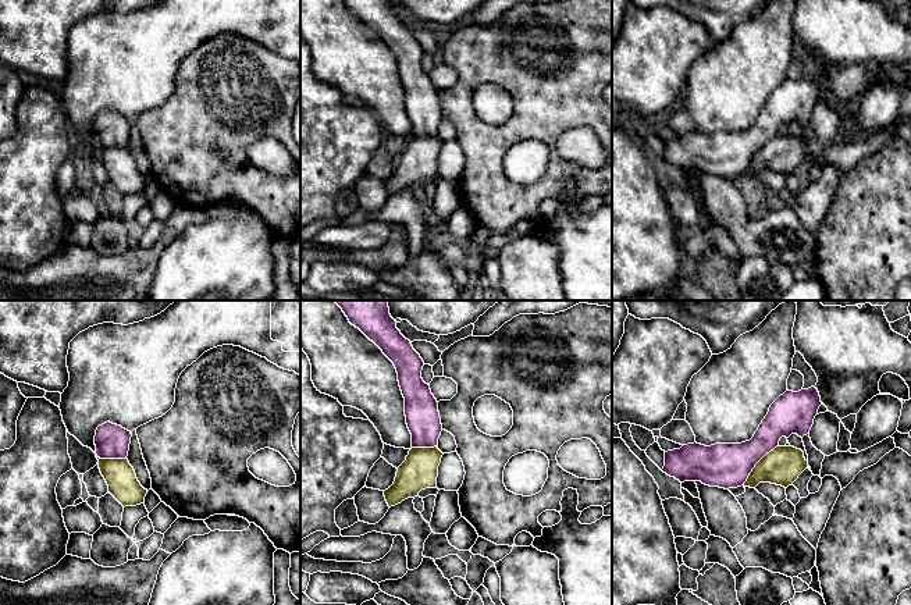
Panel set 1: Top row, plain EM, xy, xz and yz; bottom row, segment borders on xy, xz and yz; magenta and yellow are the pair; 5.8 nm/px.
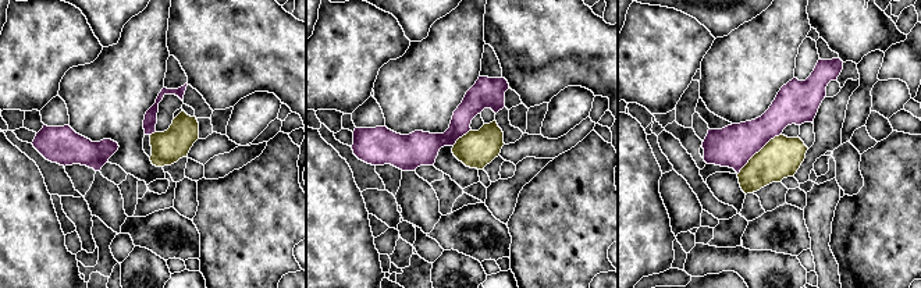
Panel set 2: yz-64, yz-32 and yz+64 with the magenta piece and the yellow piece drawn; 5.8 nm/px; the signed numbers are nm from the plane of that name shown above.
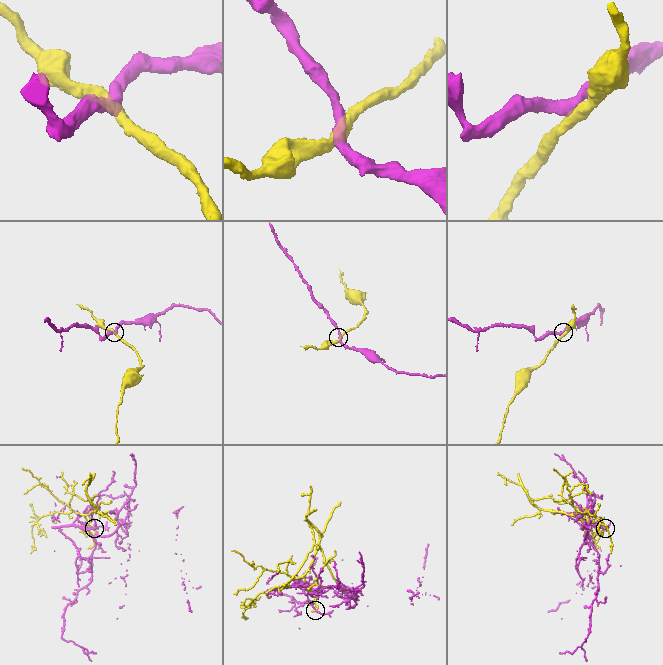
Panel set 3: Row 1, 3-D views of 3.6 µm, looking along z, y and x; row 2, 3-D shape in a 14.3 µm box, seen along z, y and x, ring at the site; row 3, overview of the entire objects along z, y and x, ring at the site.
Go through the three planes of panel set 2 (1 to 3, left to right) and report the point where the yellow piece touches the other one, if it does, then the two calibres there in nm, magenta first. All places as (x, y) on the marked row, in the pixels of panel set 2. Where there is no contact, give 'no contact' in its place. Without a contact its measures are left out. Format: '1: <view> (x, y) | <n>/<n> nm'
1: yz-64 (152, 132) | 80/190 nm
2: yz-32 (461, 137) | 200/220 nm
3: yz+64 (757, 152) | 240/240 nm

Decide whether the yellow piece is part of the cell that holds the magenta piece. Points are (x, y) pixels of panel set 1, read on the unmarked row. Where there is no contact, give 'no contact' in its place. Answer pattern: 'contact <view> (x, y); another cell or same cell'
contact yz (757, 150); another cell

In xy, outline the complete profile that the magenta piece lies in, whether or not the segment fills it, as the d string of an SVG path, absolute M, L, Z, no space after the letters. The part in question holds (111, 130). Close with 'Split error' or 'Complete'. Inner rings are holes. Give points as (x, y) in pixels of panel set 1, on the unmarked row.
M110 110L96 118L96 143L100 147L125 147L131 132L131 120Z. Complete

